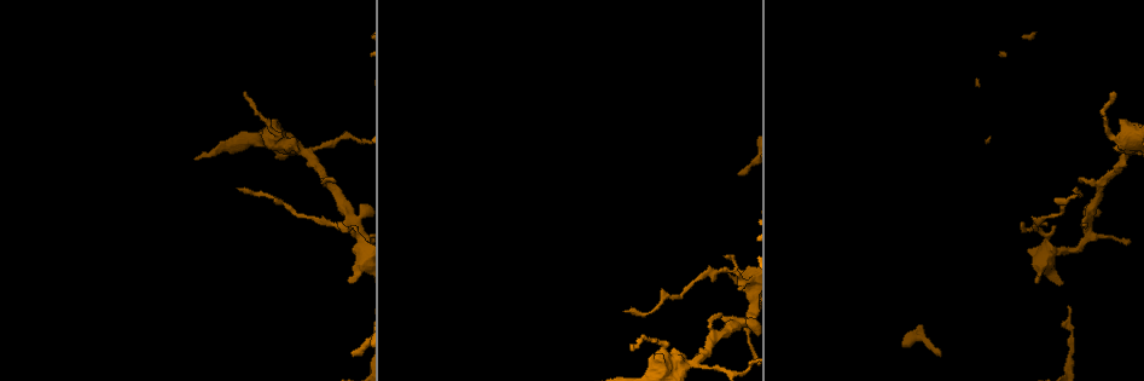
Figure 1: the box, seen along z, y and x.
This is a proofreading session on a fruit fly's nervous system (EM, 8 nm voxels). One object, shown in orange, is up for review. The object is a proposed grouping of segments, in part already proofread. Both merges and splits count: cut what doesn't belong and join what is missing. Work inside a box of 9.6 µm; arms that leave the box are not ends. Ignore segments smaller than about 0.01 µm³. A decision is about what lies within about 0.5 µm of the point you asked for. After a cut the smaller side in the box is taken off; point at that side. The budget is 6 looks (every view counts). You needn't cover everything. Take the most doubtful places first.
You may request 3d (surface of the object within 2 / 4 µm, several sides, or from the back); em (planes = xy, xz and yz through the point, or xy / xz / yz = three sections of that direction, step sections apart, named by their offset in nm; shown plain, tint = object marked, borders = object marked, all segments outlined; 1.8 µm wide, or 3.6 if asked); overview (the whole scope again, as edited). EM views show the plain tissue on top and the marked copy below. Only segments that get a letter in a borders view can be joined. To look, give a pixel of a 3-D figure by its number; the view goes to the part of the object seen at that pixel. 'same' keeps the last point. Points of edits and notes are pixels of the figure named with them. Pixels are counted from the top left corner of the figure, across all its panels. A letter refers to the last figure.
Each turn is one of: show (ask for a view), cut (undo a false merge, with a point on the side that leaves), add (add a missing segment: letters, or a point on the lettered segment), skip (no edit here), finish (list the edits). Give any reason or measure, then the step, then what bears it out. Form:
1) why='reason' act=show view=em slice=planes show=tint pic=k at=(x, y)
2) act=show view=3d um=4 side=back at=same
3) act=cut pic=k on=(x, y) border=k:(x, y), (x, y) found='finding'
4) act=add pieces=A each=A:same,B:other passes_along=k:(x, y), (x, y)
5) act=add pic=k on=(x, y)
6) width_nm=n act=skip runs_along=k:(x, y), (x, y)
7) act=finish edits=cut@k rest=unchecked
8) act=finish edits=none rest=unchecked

why='branch stops here' act=show view=3d um=4 pic=1 at=(737, 174)

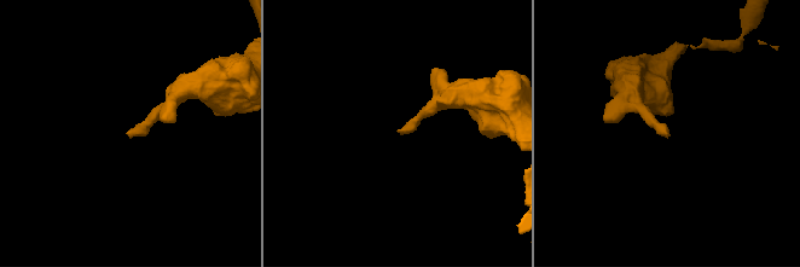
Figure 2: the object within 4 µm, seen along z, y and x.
act=show view=em slice=xz step=16 show=tint pic=2 at=(665, 134)

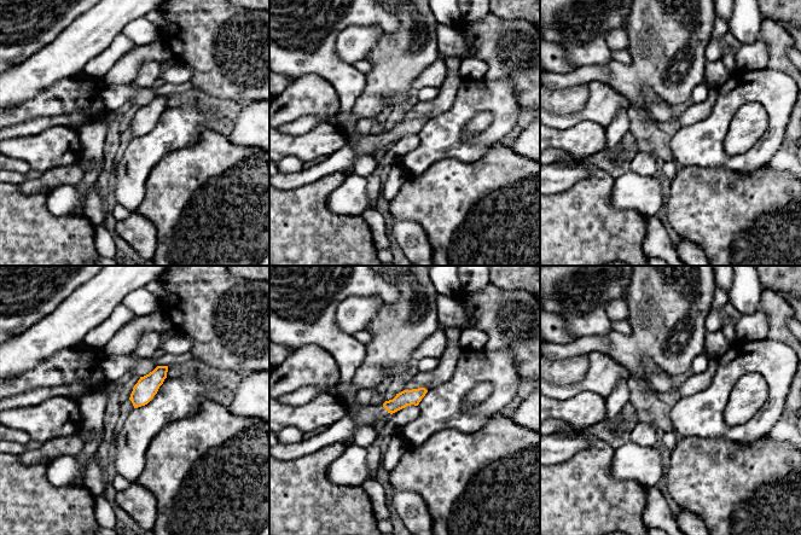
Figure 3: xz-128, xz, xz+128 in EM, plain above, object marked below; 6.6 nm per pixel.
why='another direction' act=show view=em slice=planes show=borders at=same

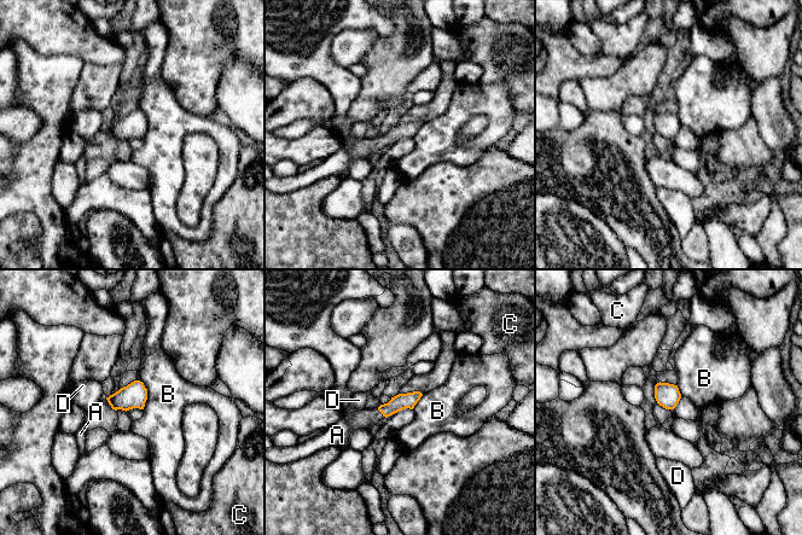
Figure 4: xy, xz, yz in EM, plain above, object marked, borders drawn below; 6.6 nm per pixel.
act=add pieces=A each=A:same,B:other,C:other,D:other found='the neuron continues'

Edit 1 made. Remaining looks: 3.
act=show view=overview

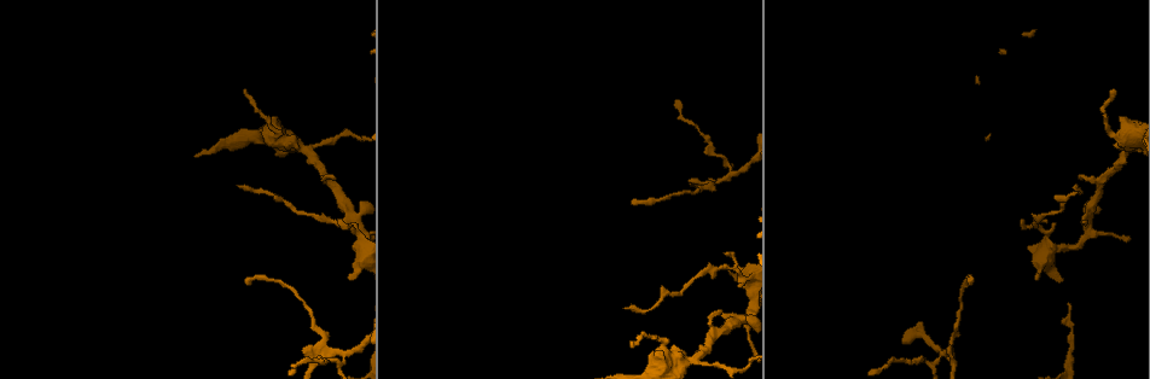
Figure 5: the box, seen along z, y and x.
why='long arm stops here' act=show view=em slice=xz step=4 show=borders pic=5 at=(625, 309)

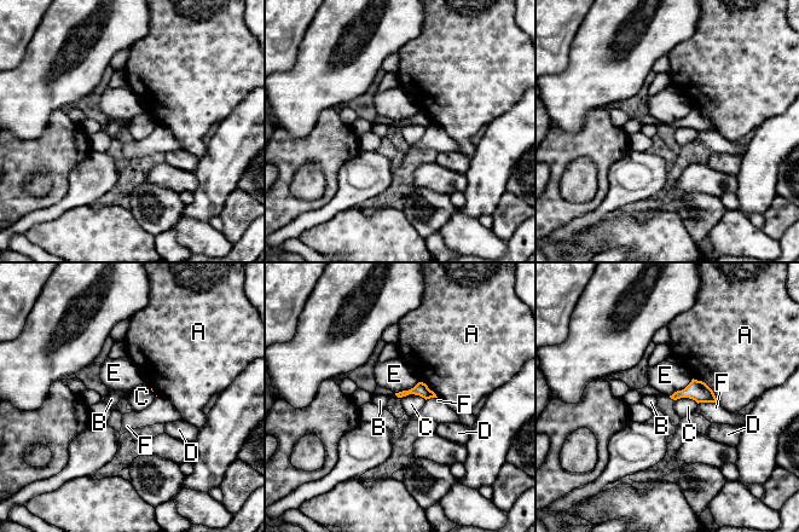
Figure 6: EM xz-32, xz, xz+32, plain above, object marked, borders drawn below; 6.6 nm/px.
longest_contact=A:240nm act=skip each=A:other,B:other,C:other,D:other,E:other,F:other border=6:(400, 397), (418, 394), (426, 399) found='no lettered segment goes on from it'

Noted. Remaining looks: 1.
act=finish edits=add@4 rest=unchecked

